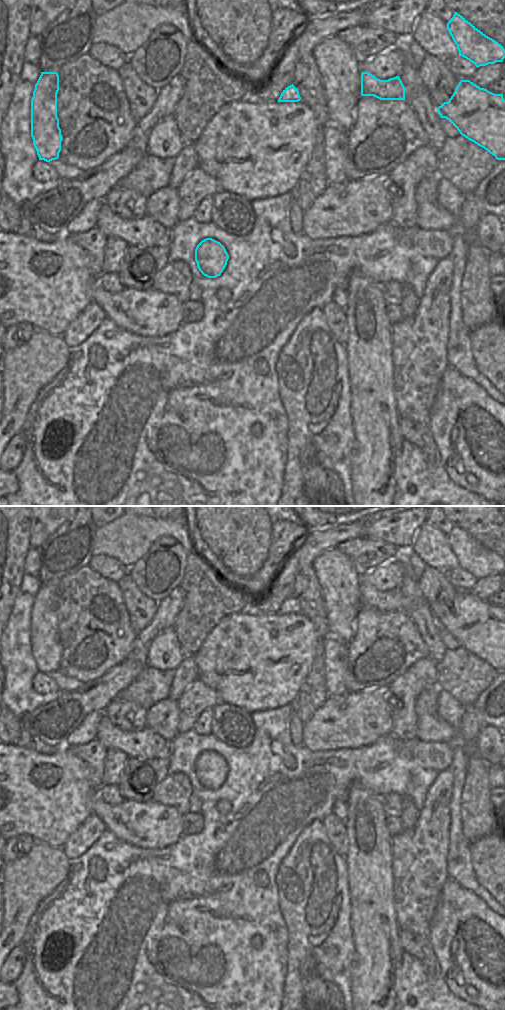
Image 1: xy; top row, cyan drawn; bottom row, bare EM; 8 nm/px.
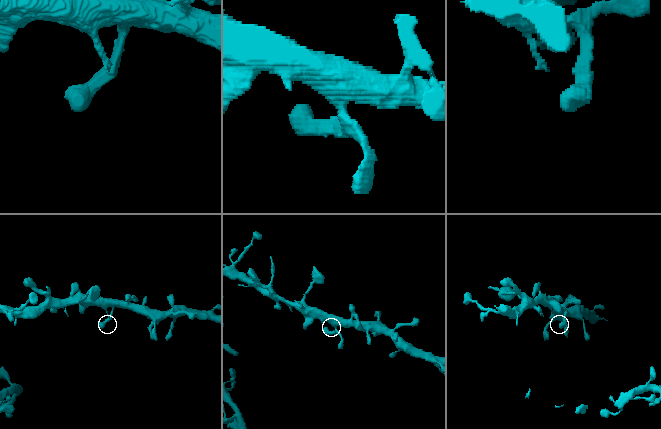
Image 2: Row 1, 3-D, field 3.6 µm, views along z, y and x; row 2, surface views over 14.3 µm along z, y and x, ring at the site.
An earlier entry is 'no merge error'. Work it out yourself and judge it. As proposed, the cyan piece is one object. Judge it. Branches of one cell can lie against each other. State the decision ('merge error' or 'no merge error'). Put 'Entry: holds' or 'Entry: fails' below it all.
no merge error
Entry: holds

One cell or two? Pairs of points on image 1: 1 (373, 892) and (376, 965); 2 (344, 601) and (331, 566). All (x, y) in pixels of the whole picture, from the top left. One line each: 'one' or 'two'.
1: one
2: one

